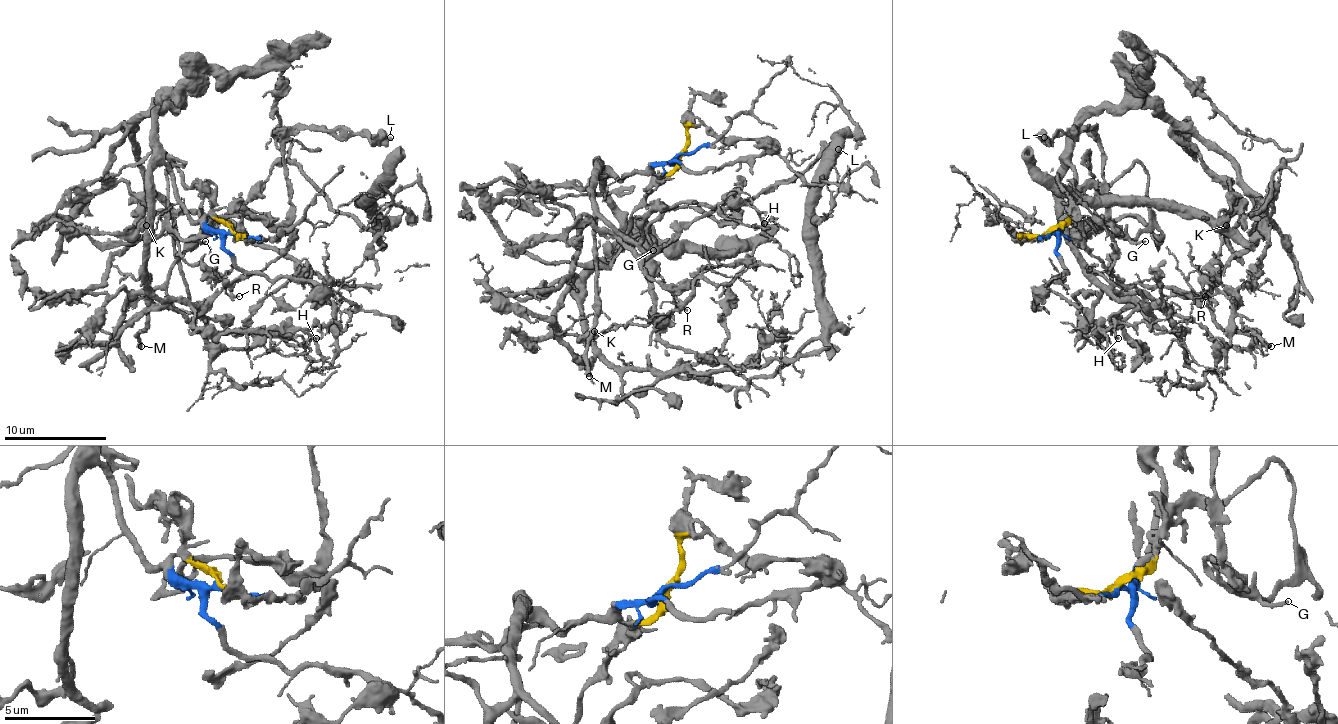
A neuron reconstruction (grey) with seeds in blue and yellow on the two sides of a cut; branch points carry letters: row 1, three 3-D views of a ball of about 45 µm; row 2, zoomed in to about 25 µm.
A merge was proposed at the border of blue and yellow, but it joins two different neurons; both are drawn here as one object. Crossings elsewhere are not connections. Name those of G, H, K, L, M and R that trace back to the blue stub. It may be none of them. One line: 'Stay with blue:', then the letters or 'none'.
Stay with blue: H, K, M, R

